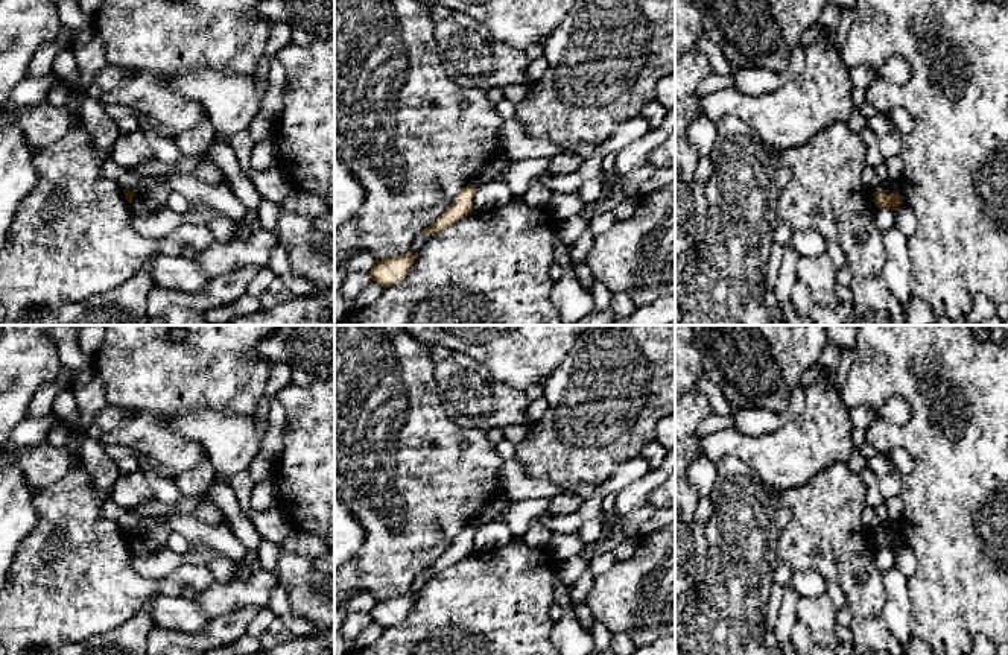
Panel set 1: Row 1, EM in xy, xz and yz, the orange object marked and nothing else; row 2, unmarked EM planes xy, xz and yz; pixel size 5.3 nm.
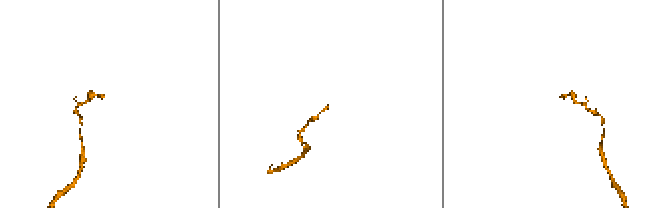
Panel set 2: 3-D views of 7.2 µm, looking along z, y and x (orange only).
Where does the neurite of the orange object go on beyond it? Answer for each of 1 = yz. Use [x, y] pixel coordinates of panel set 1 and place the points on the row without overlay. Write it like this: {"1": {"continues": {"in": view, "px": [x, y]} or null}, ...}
{"1": {"continues": null}}

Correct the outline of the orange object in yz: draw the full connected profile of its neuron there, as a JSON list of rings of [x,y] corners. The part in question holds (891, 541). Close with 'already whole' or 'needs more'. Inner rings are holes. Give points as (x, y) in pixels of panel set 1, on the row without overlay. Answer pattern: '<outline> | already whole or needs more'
[[[877,530],[873,533],[873,536],[876,547],[895,550],[899,546],[903,544],[903,540],[897,530],[891,535],[885,533],[883,530]]] | already whole

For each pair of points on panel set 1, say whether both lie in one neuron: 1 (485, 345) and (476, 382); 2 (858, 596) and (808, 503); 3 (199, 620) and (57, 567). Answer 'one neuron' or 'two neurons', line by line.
1: two neurons
2: one neuron
3: two neurons

